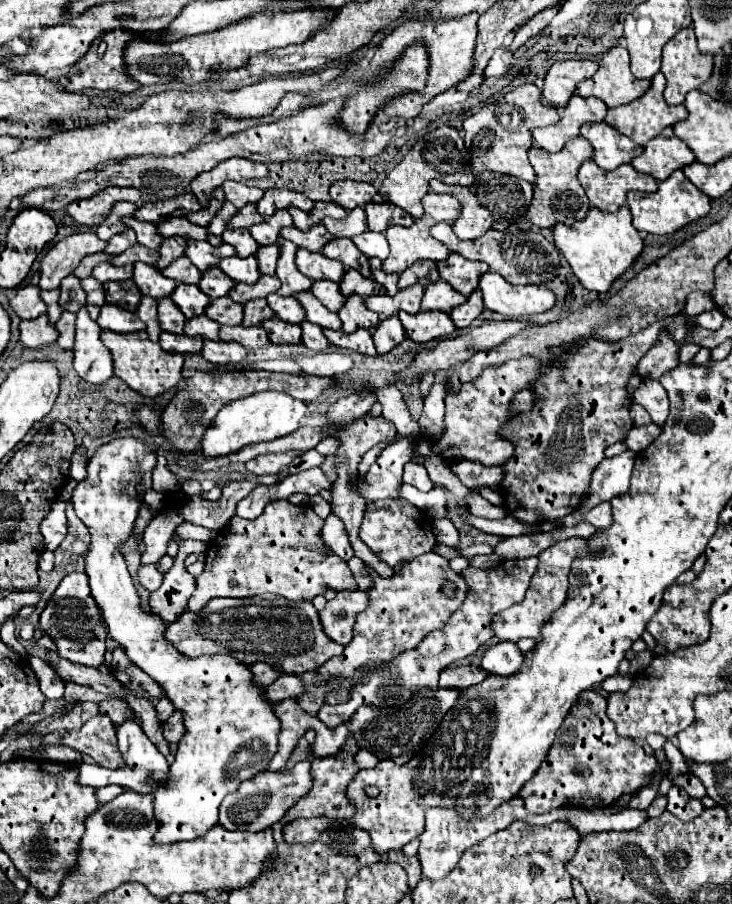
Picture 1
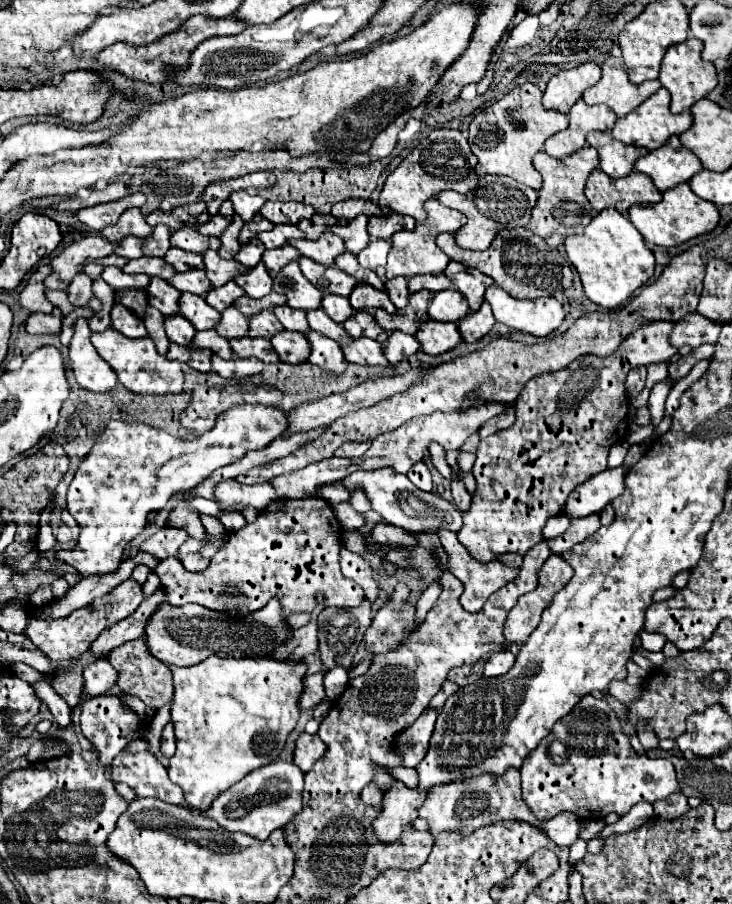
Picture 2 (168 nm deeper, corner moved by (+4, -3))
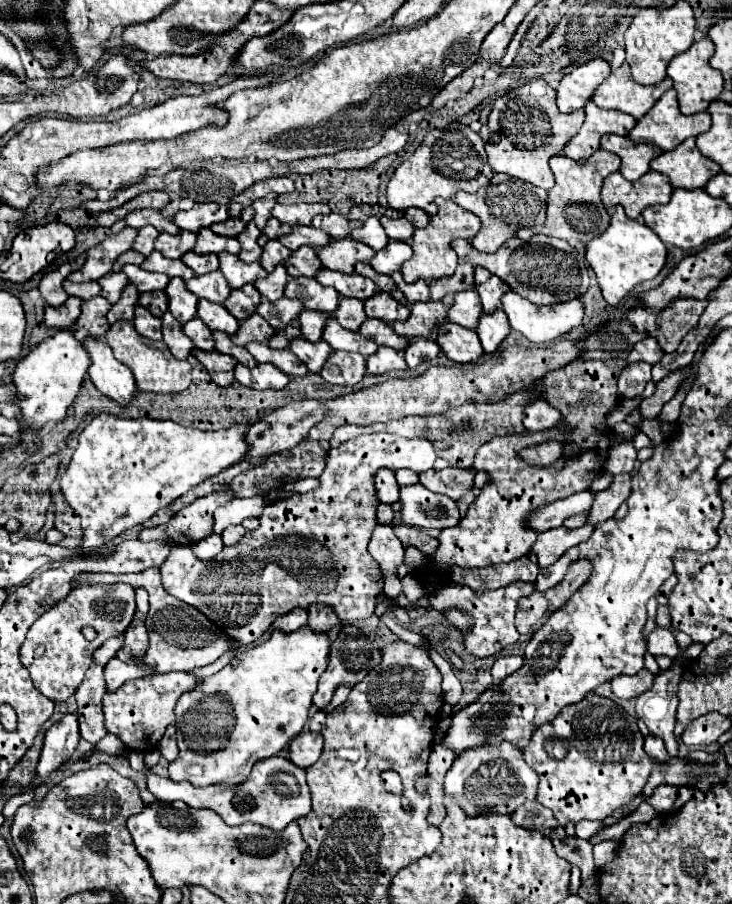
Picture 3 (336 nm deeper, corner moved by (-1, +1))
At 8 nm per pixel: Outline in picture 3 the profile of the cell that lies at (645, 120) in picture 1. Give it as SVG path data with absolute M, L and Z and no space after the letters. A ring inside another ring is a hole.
M669 89L661 99L649 109L629 131L629 139L633 143L651 143L663 151L671 151L683 139L705 133L711 127L709 113L683 115L679 111L675 89Z

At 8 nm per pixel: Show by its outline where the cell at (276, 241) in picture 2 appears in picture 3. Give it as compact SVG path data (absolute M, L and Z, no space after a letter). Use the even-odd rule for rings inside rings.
M293 227L293 231L289 235L281 235L277 237L277 241L281 245L285 245L287 249L295 251L297 247L301 245L309 245L309 247L321 247L325 243L329 243L329 235L321 229L315 229L315 227Z

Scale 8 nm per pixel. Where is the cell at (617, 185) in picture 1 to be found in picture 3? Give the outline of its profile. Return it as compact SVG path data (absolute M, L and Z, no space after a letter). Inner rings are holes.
M619 171L609 175L601 187L601 201L605 209L621 205L627 217L637 219L641 211L649 205L669 203L673 187L669 179L661 173L647 171L637 183L627 181Z

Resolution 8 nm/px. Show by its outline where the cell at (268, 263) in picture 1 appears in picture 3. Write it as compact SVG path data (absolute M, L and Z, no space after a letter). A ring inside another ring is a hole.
M299 247L299 249L293 251L291 257L285 261L285 269L289 271L291 277L295 277L295 275L313 277L319 267L321 267L321 261L317 259L313 247Z

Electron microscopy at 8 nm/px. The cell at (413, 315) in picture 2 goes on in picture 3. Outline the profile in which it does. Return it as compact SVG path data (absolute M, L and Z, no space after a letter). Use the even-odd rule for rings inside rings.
M445 295L441 301L429 301L429 303L413 303L411 315L407 321L391 323L393 331L397 335L407 337L431 337L435 339L437 333L433 333L437 327L441 327L443 321L447 321L447 309L453 305L453 295Z

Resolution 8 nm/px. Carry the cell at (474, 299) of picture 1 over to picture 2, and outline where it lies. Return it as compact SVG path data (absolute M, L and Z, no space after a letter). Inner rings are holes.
M484 303L480 307L480 311L468 315L468 319L464 319L464 323L458 323L460 327L460 333L462 333L462 339L466 343L476 343L480 341L484 335L490 333L490 329L494 327L496 319L492 315L492 309L488 303Z

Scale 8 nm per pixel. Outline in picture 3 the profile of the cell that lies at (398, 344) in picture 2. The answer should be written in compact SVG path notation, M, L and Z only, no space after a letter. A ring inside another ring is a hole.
M409 339L409 347L403 351L405 361L411 369L415 369L425 359L437 357L439 353L441 353L441 349L433 339Z

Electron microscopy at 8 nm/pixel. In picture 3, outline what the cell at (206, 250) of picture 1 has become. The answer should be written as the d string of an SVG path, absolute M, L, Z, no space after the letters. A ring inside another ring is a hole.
M219 253L219 271L225 275L233 289L243 287L245 283L253 283L259 277L265 277L267 271L259 263L243 263L237 255Z

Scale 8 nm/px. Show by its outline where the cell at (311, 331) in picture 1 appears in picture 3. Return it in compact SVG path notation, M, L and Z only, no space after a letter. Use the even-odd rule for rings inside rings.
M333 351L321 369L321 377L337 385L357 385L365 373L365 357L347 351Z

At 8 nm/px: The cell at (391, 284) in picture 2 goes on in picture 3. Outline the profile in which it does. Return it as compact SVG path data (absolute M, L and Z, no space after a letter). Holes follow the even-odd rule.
M417 279L417 283L413 283L413 287L405 287L405 299L409 303L415 301L429 301L429 285L423 279Z

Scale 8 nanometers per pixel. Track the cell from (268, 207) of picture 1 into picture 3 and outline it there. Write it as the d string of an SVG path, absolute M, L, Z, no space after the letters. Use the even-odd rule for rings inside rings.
M277 203L273 207L273 217L289 225L311 225L311 219L315 215L325 215L329 211L331 209L325 203L299 203L299 205L279 205Z

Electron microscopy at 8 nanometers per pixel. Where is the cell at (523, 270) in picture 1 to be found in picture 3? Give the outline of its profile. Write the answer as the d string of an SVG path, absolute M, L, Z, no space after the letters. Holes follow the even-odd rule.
M535 235L529 241L513 237L493 255L481 255L465 239L453 241L453 249L459 255L461 263L485 267L487 271L503 279L515 293L523 295L525 299L537 305L553 305L557 301L559 303L571 301L587 291L589 273L587 273L587 261L585 261L585 245L587 243L575 241L575 239L563 241L563 239L553 239L545 235Z

